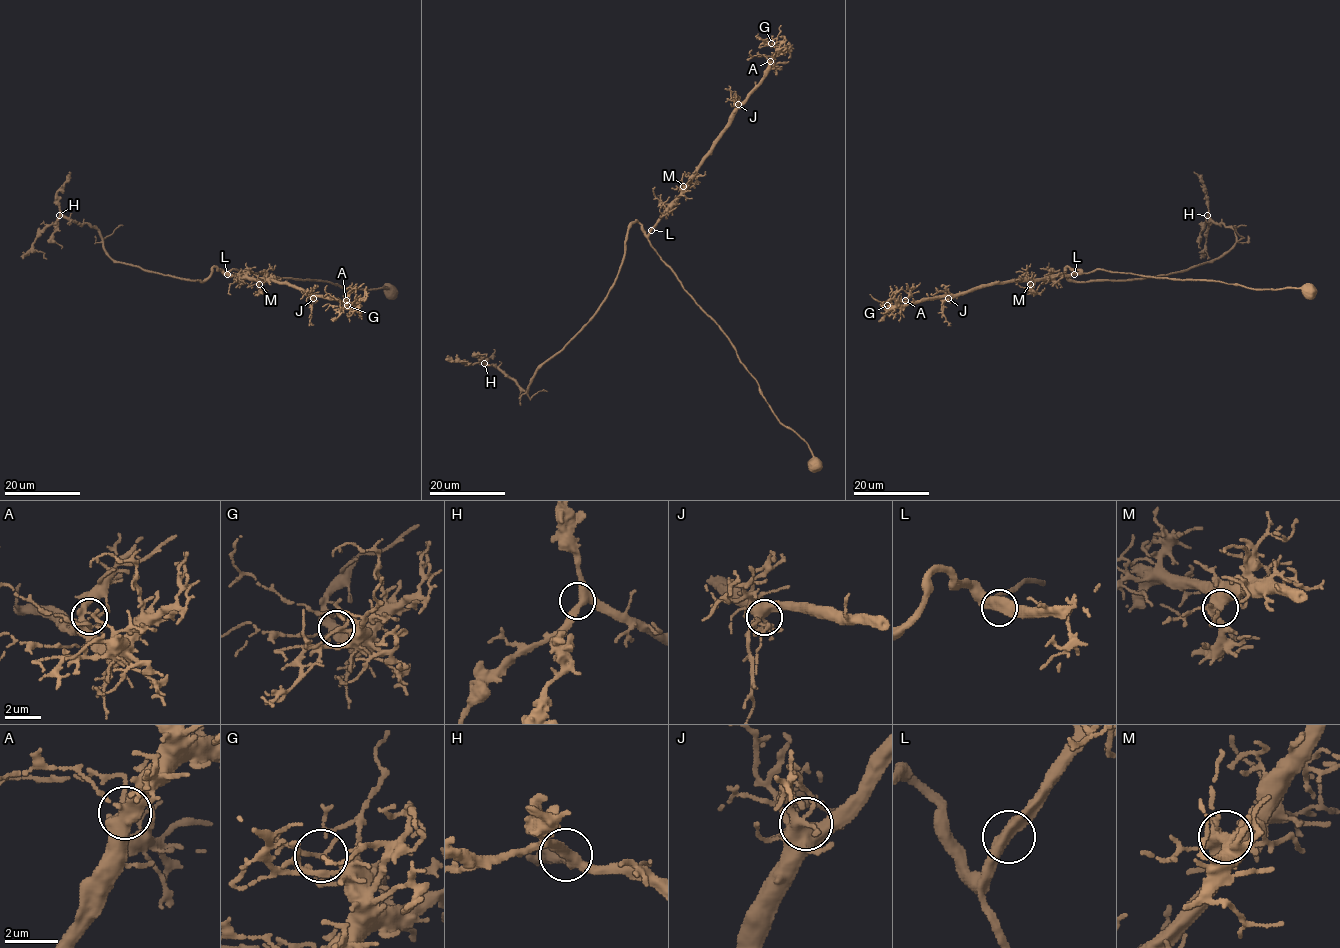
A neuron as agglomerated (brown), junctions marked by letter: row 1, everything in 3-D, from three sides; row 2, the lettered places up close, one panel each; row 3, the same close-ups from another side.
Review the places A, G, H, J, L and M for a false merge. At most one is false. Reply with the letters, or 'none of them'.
none of them

